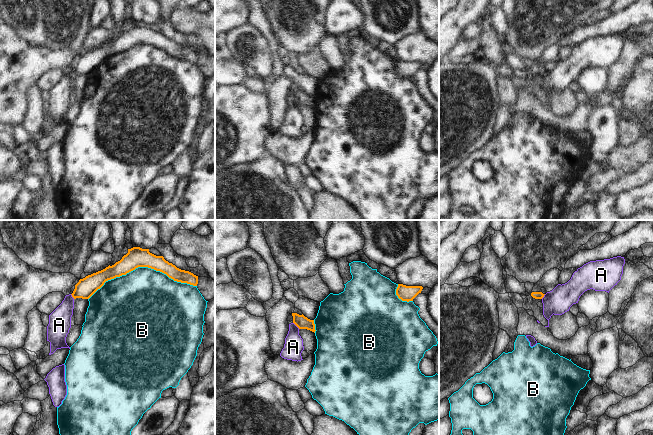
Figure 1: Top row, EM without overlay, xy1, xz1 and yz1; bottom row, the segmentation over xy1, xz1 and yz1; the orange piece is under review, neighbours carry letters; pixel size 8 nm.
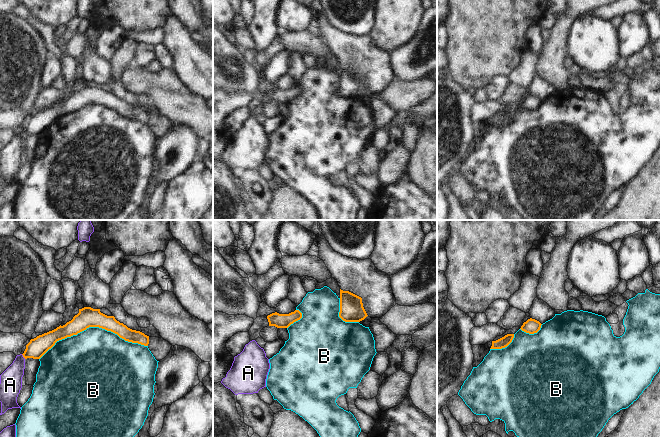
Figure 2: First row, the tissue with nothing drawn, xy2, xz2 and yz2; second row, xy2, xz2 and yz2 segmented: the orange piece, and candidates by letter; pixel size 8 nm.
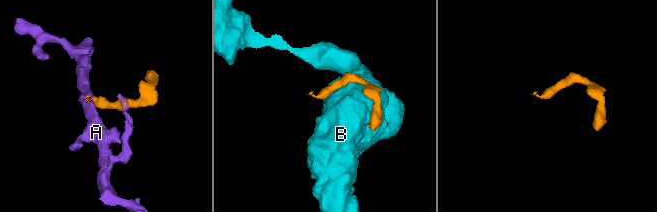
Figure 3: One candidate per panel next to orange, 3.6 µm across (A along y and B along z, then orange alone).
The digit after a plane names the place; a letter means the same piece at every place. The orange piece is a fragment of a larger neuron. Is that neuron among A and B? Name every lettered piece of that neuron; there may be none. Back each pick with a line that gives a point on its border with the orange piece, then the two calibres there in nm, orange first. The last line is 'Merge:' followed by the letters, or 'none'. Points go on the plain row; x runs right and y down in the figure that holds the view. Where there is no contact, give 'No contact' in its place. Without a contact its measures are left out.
Merge: none

